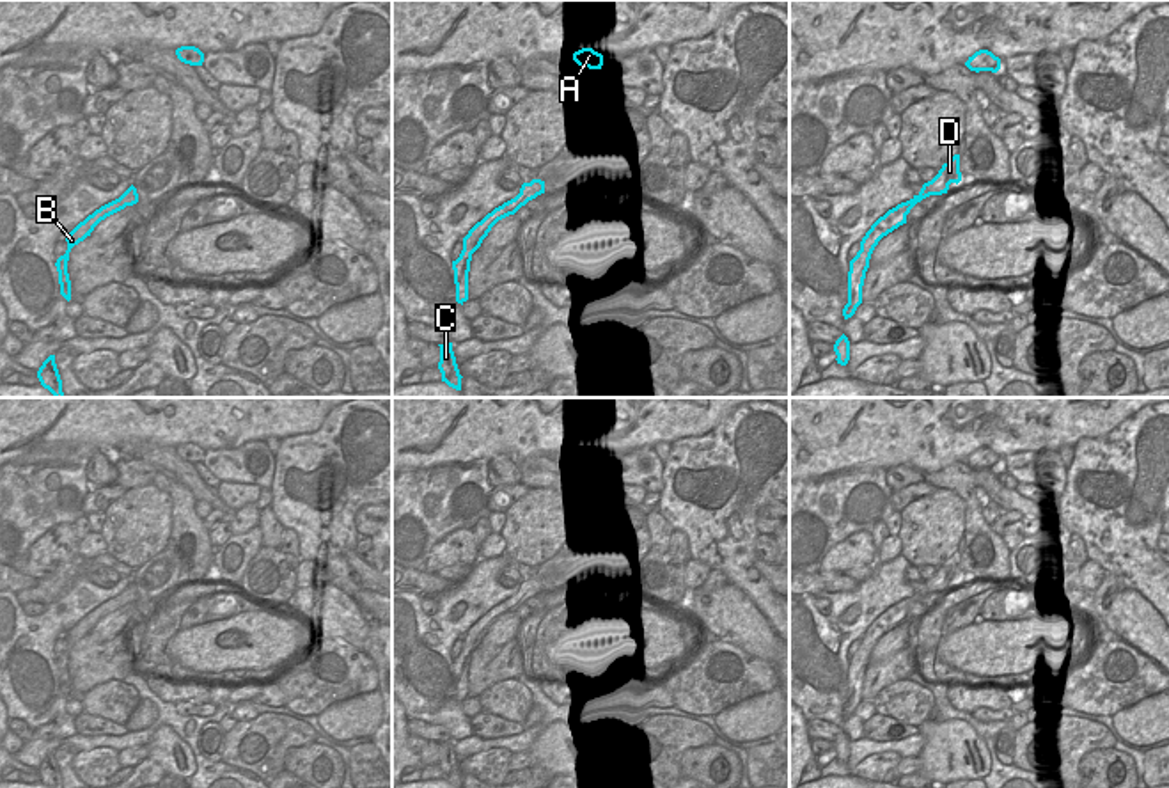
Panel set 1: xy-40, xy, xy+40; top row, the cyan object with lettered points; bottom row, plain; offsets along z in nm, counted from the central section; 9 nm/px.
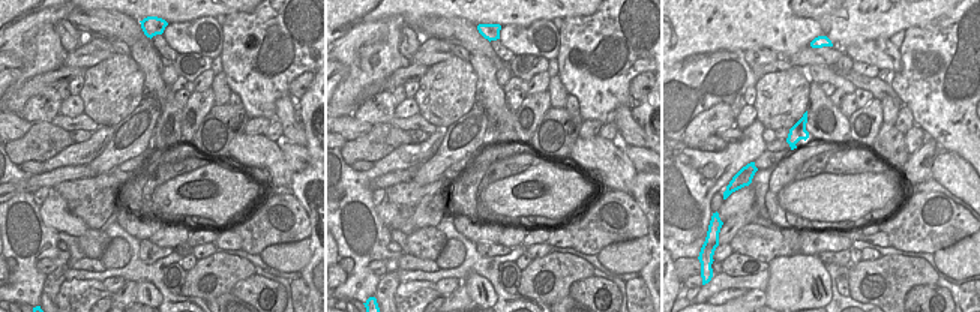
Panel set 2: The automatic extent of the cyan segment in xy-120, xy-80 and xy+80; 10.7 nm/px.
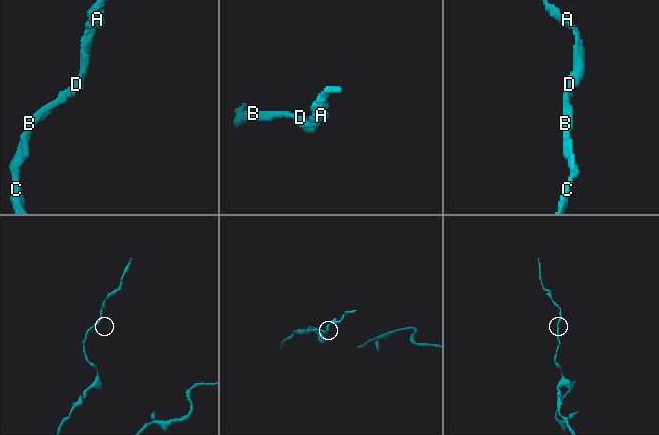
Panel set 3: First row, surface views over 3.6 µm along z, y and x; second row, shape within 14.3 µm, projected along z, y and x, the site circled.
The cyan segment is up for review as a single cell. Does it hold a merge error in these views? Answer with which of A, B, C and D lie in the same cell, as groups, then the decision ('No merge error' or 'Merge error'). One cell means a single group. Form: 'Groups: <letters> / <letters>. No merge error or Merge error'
Groups: A B C D. No merge error

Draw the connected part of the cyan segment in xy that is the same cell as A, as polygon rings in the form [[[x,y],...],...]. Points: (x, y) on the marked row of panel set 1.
[[[582,48],[573,53],[573,60],[578,66],[589,67],[589,69],[601,69],[603,66],[603,55],[594,51],[592,48]]]

